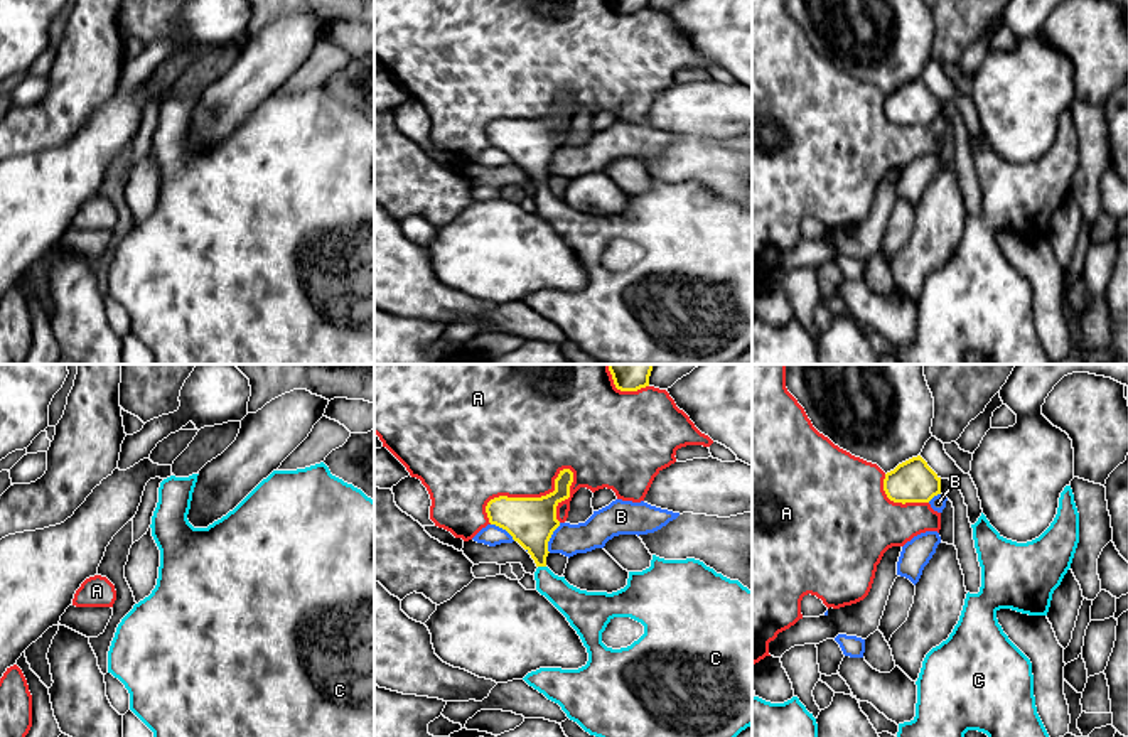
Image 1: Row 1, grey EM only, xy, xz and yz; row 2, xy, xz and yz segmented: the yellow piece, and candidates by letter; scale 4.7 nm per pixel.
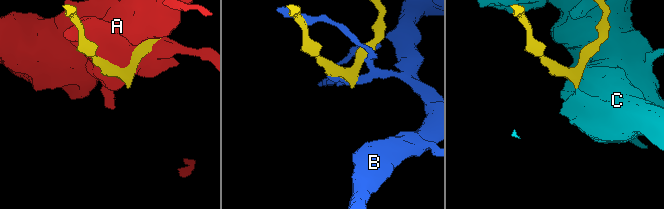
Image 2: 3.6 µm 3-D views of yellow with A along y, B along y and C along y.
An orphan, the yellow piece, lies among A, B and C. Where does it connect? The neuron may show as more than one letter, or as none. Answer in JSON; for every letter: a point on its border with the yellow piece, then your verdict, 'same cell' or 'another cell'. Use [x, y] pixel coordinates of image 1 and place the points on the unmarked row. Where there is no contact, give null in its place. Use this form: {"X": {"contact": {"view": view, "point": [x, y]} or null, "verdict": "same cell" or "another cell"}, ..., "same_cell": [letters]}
{"A": {"contact": {"view": "xz", "point": [526, 120]}, "verdict": "another cell"}, "B": {"contact": {"view": "xz", "point": [550, 159]}, "verdict": "another cell"}, "C": {"contact": {"view": "xz", "point": [542, 188]}, "verdict": "same cell"}, "same_cell": ["C"]}

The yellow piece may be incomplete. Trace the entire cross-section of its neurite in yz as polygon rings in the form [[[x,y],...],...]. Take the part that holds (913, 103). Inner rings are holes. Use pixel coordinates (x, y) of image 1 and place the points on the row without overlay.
[[[917,78],[885,96],[884,113],[894,125],[929,125],[941,116],[941,100]]]

